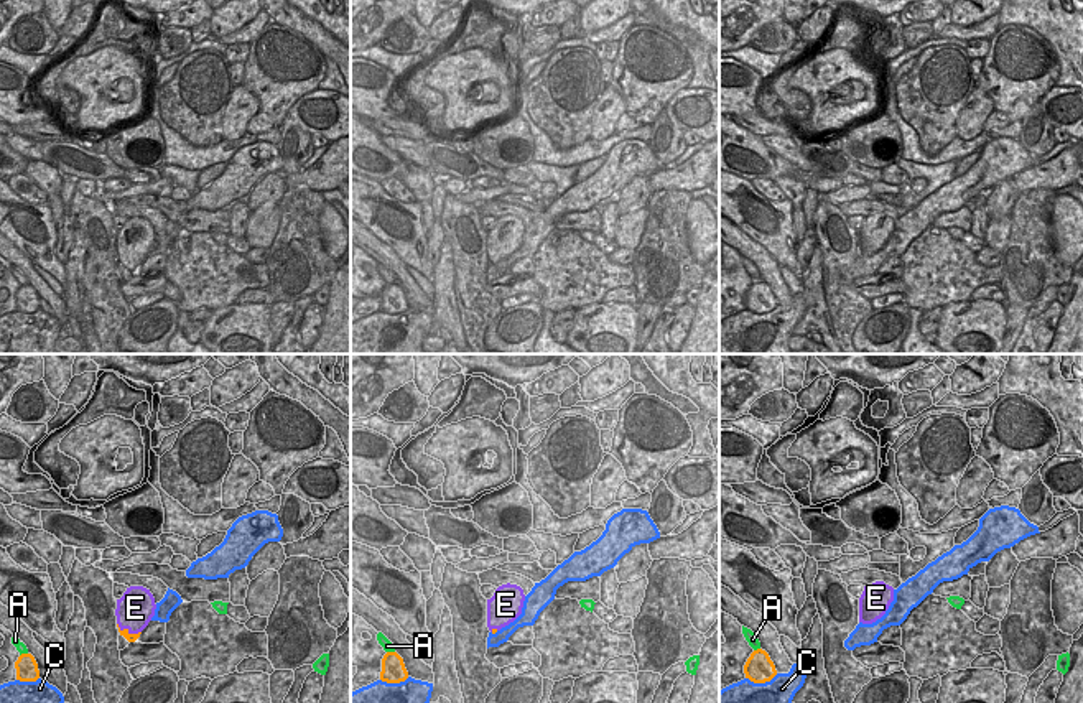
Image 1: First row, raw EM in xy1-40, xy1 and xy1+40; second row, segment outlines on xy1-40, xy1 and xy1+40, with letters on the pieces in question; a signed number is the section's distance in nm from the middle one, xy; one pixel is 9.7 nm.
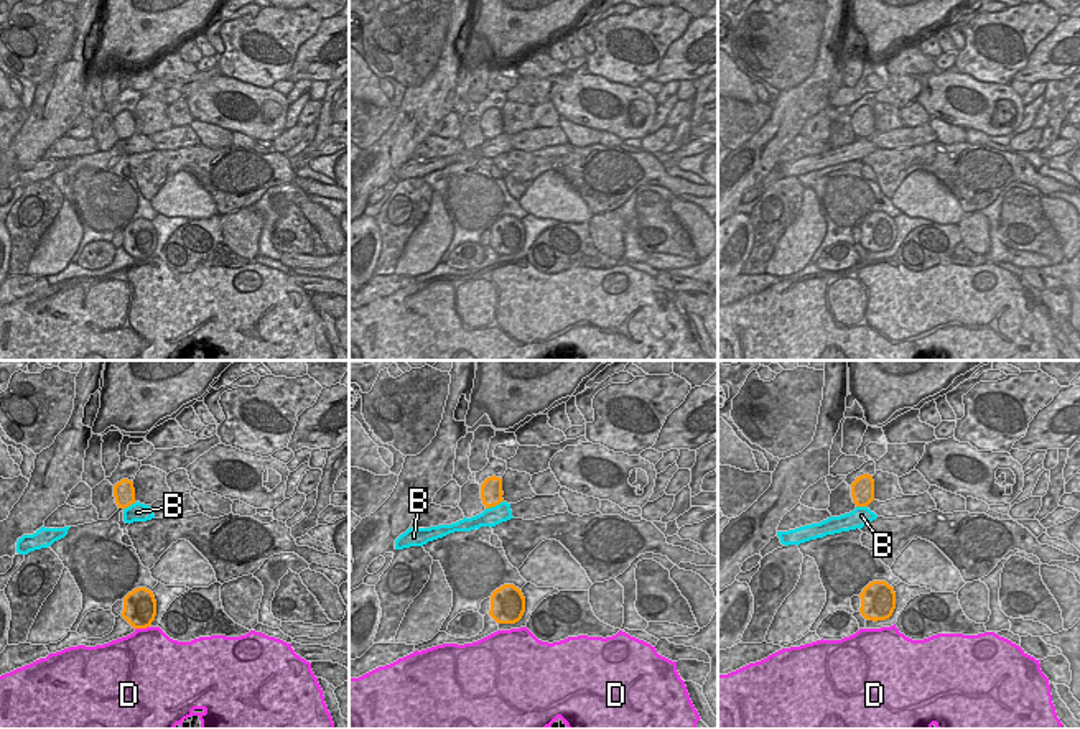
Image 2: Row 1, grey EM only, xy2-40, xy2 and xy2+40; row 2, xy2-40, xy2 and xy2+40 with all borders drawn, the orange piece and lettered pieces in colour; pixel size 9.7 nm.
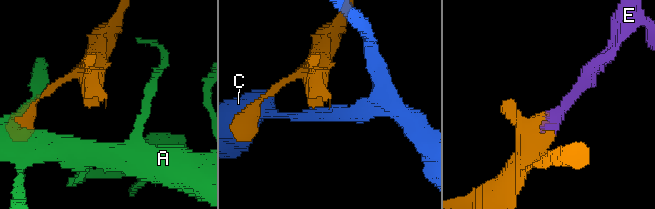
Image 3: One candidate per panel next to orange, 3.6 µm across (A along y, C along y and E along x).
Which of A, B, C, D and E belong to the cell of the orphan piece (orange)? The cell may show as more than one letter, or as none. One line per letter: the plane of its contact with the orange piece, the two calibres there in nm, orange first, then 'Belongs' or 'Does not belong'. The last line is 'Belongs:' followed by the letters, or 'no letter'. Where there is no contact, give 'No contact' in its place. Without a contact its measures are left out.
A: Touches orange in xy1-40. Thickness 220 nm (orange) against 90 nm. Does not belong
B: Touches orange in xy2. Thickness 220 nm (orange) against 190 nm. Does not belong
C: Touches orange in xy1+40. Thickness 280 nm (orange) against 480 nm. Does not belong
D: Touches orange in xy2-40. Thickness 320 nm (orange) against 480 nm. Does not belong
E: Touches orange in xy1-40. Thickness 90 nm (orange) against 360 nm. Belongs
Belongs: E.

